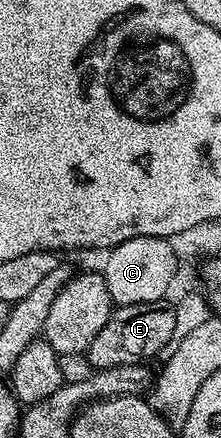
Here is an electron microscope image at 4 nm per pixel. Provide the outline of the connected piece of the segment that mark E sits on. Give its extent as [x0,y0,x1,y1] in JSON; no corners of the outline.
[87,300,175,370]

